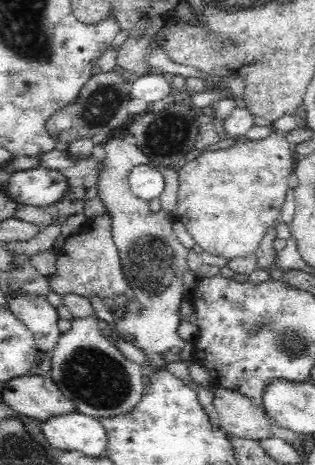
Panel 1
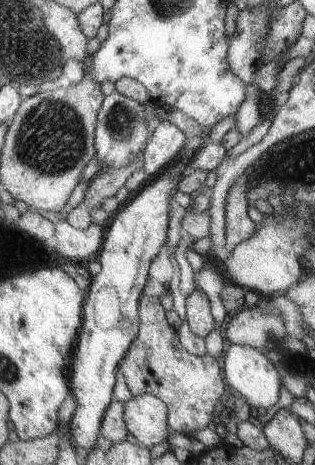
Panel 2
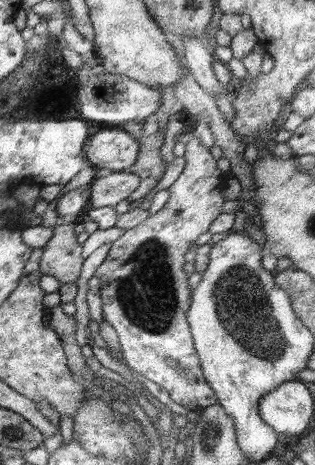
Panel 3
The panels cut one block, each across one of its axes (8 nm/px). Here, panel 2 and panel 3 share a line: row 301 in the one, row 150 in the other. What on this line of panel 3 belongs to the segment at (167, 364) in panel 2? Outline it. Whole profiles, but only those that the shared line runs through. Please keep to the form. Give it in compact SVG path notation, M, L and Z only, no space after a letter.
M155 134L149 140L141 140L141 156L137 164L131 168L137 176L143 178L141 188L135 196L129 198L131 204L139 204L147 198L147 194L159 184L159 180L165 176L165 164L161 160L161 148L165 144L165 134Z

